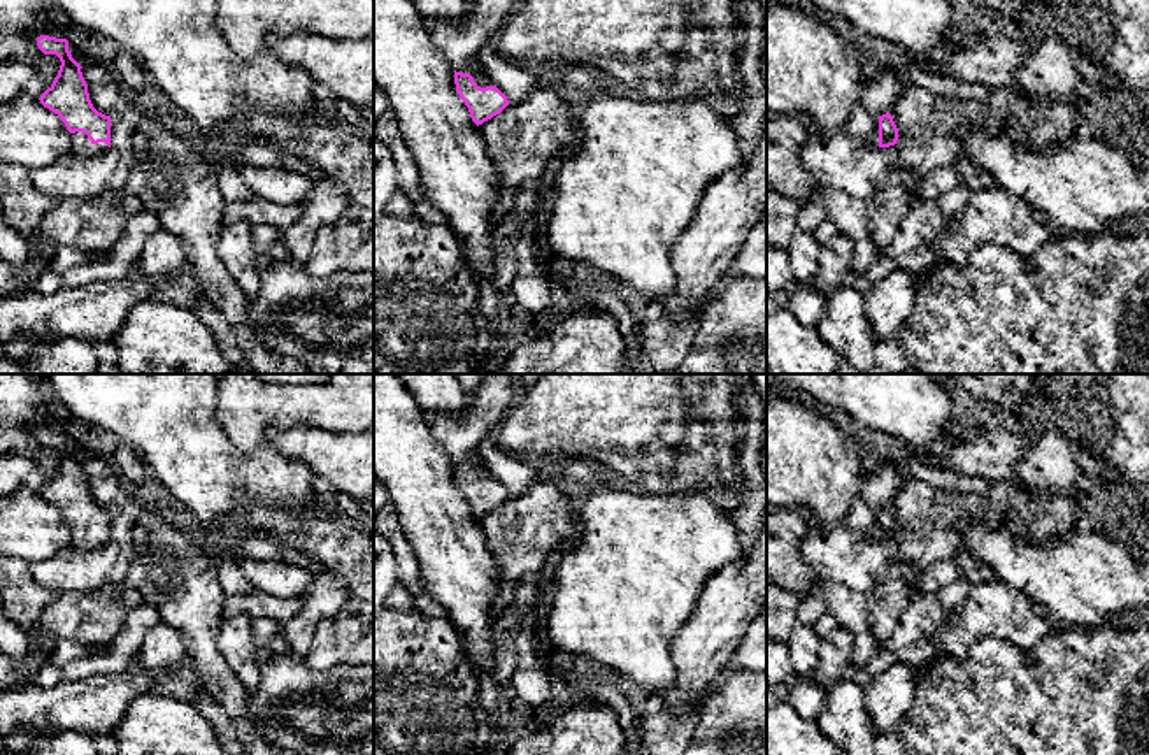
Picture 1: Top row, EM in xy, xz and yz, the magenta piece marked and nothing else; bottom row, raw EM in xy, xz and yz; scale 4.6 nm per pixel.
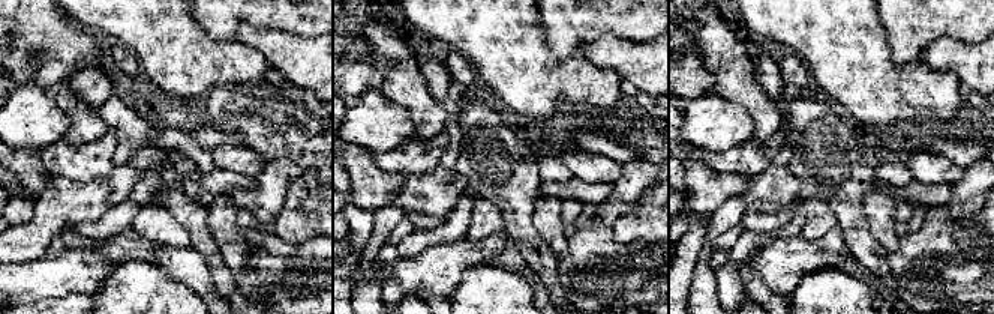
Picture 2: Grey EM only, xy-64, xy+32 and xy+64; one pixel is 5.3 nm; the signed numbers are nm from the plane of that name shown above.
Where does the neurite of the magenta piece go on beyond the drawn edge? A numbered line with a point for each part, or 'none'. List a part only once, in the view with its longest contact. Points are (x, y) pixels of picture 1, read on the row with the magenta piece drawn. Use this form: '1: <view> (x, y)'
1: xz (462, 43)

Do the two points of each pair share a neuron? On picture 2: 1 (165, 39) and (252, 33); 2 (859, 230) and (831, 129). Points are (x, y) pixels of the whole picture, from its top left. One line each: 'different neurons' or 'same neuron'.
1: different neurons
2: same neuron

